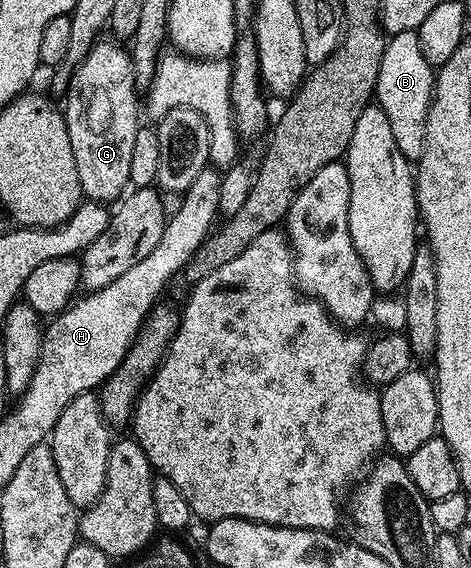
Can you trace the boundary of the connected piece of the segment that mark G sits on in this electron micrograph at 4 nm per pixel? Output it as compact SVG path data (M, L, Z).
M100 38L71 72L67 104L62 104L61 110L69 129L69 145L73 145L73 161L77 161L77 177L81 177L88 200L107 205L128 190L133 143L141 126L141 97L137 94L128 48L114 38Z

